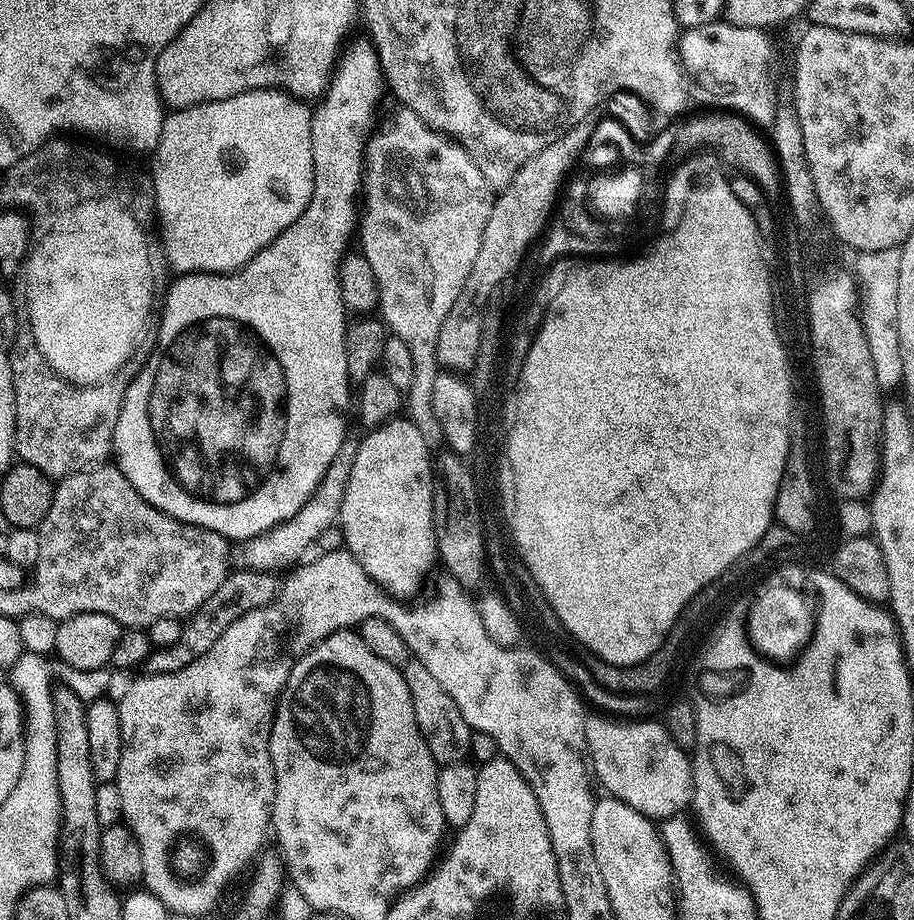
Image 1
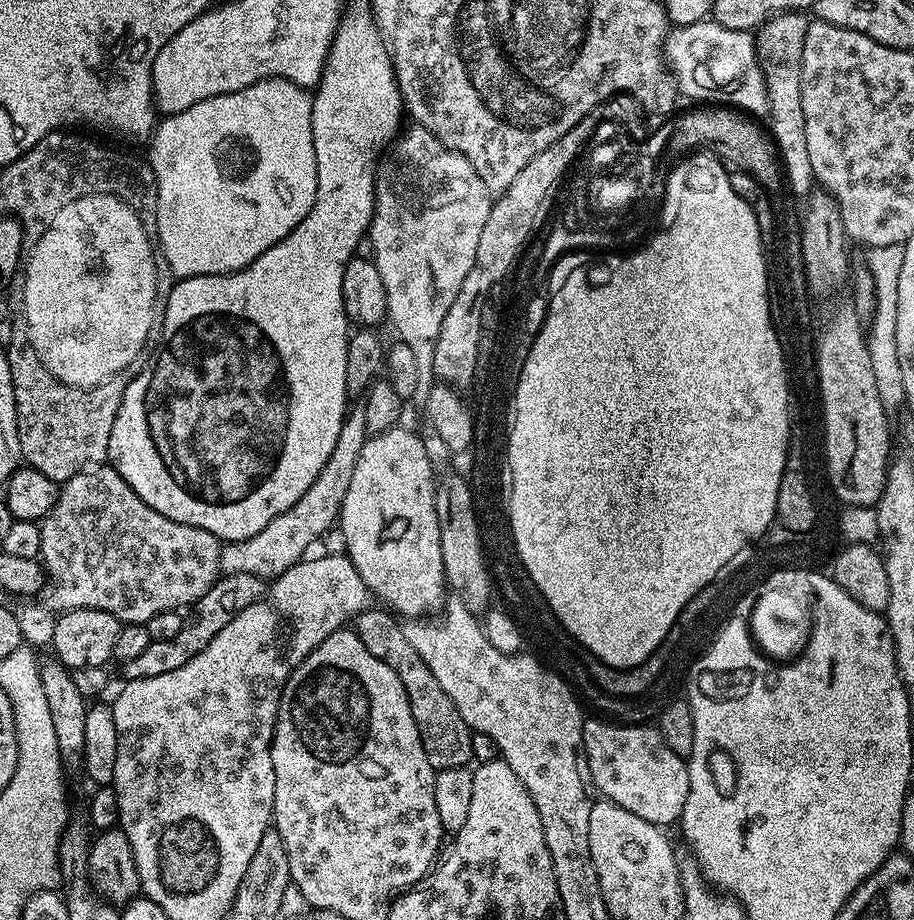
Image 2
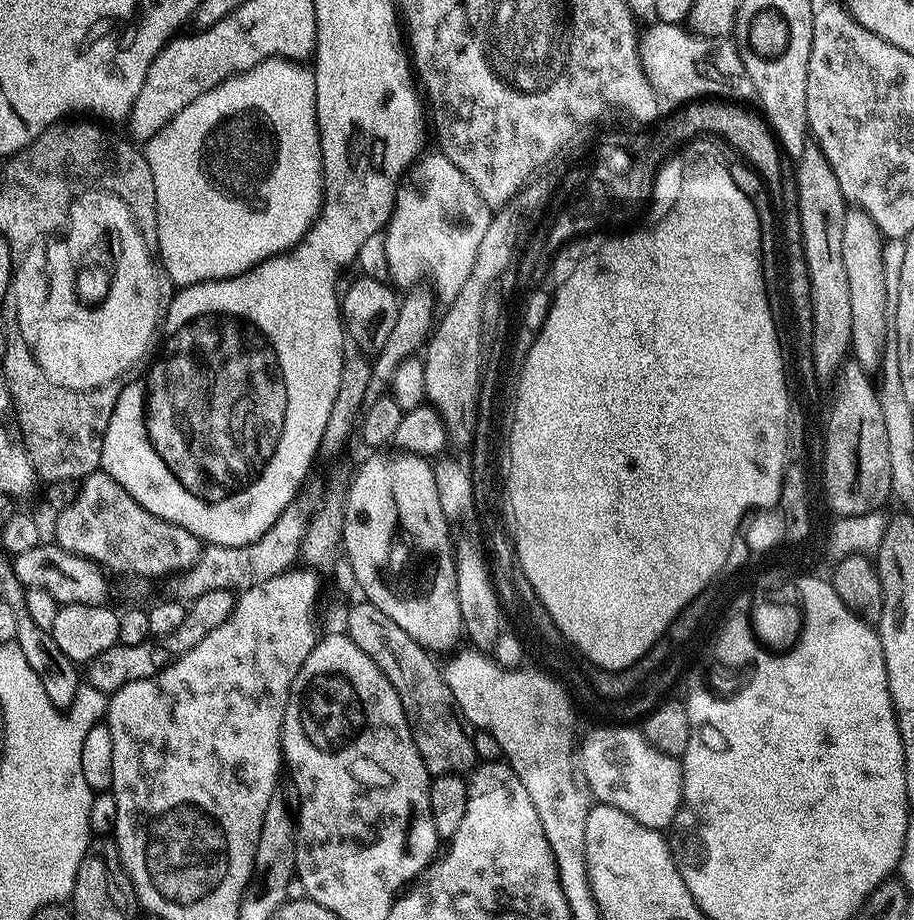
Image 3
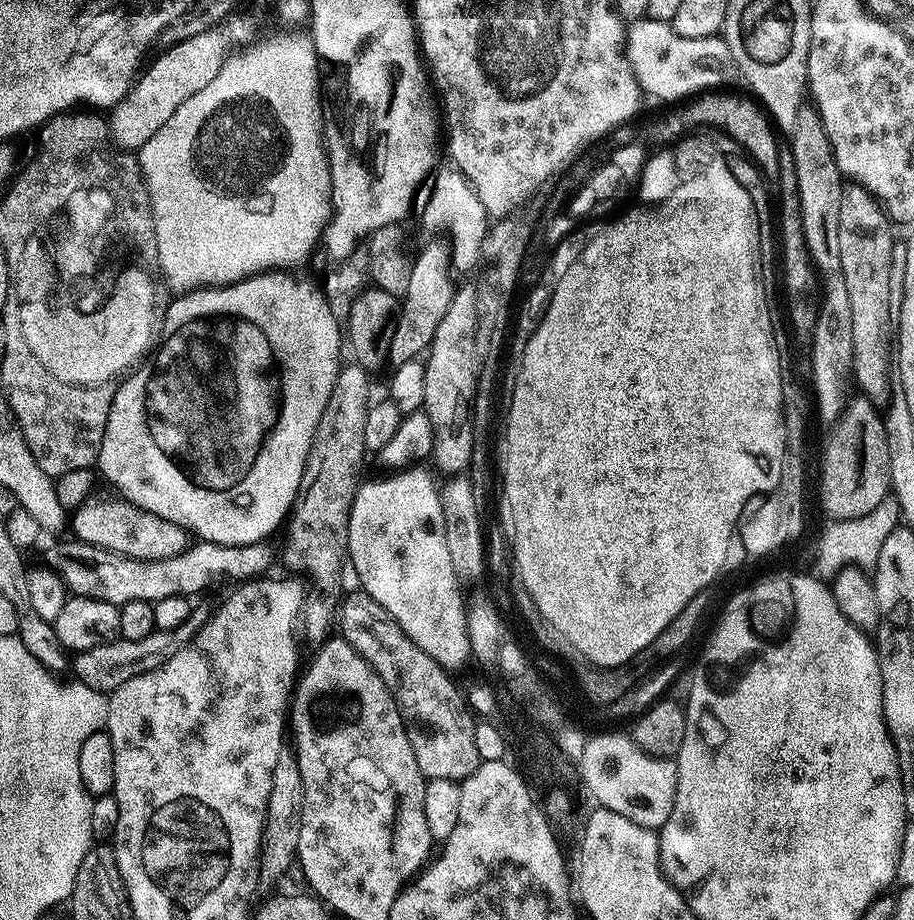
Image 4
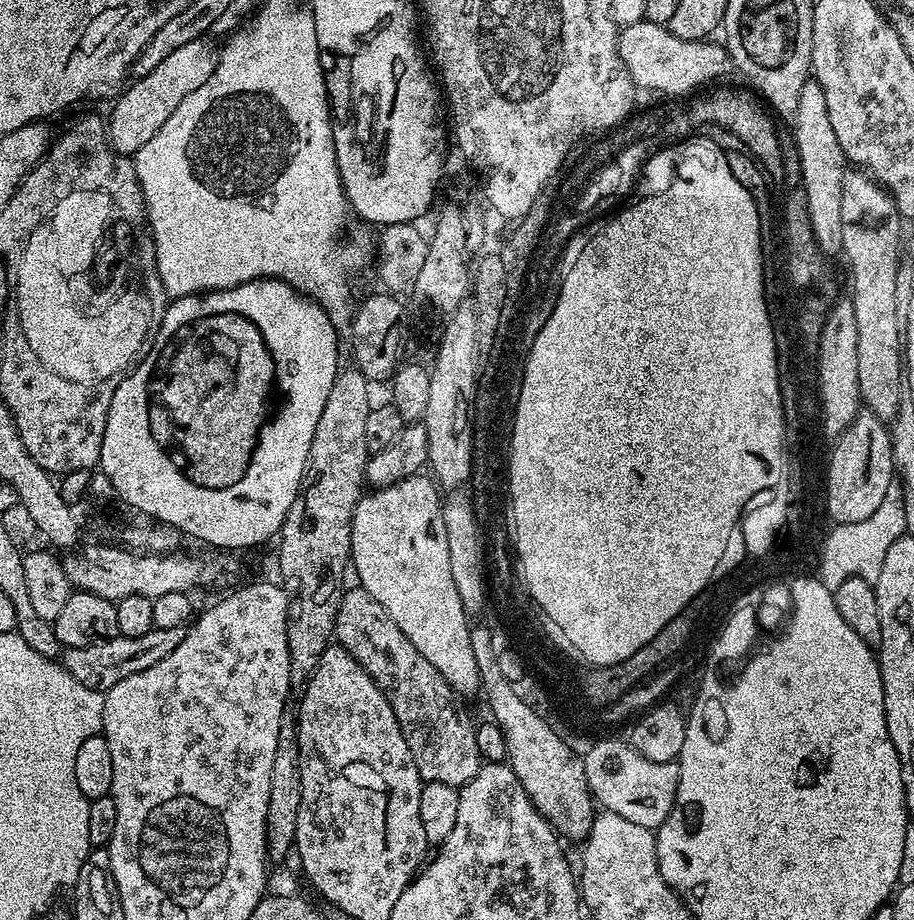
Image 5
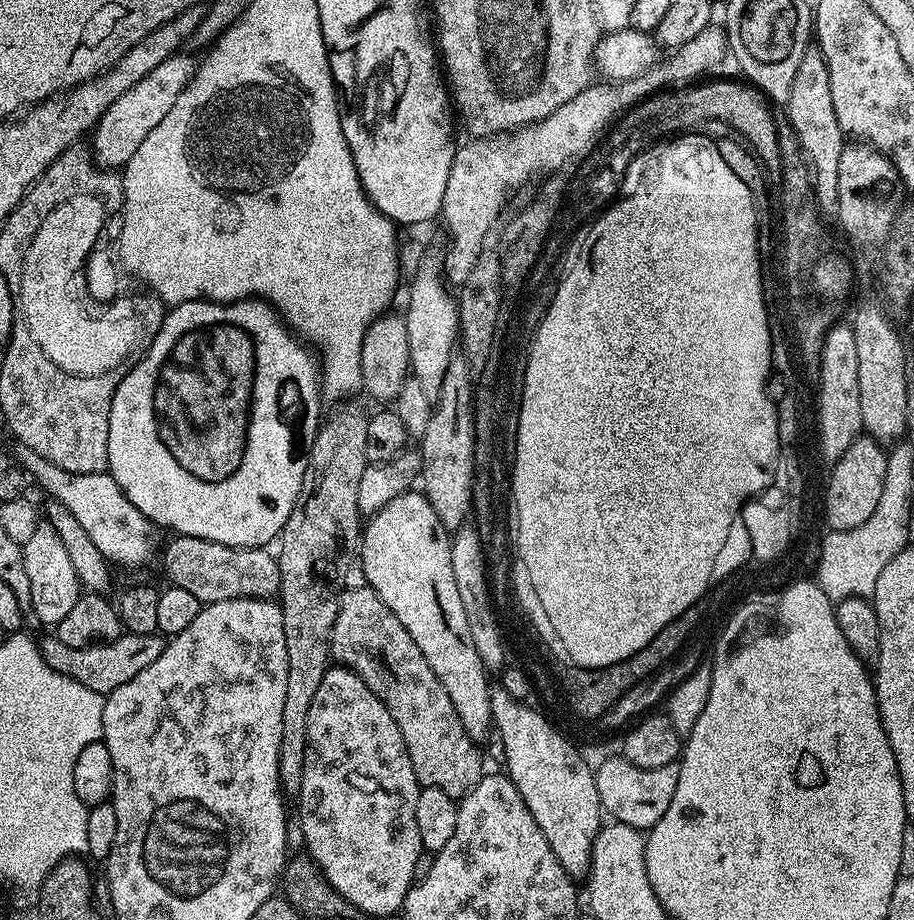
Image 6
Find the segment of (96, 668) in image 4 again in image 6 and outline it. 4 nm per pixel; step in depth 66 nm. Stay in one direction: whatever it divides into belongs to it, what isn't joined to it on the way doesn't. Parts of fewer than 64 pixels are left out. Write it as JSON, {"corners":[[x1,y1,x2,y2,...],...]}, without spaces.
{"corners":[[151,632,150,634,122,634,113,644,95,644,89,648,66,646,54,634,48,634,45,640,39,641,40,657,58,674,86,686,86,690,94,690,107,694,118,690,118,686,126,686,134,674,142,674,150,662,156,661,158,654,162,654,166,640,163,635]]}

